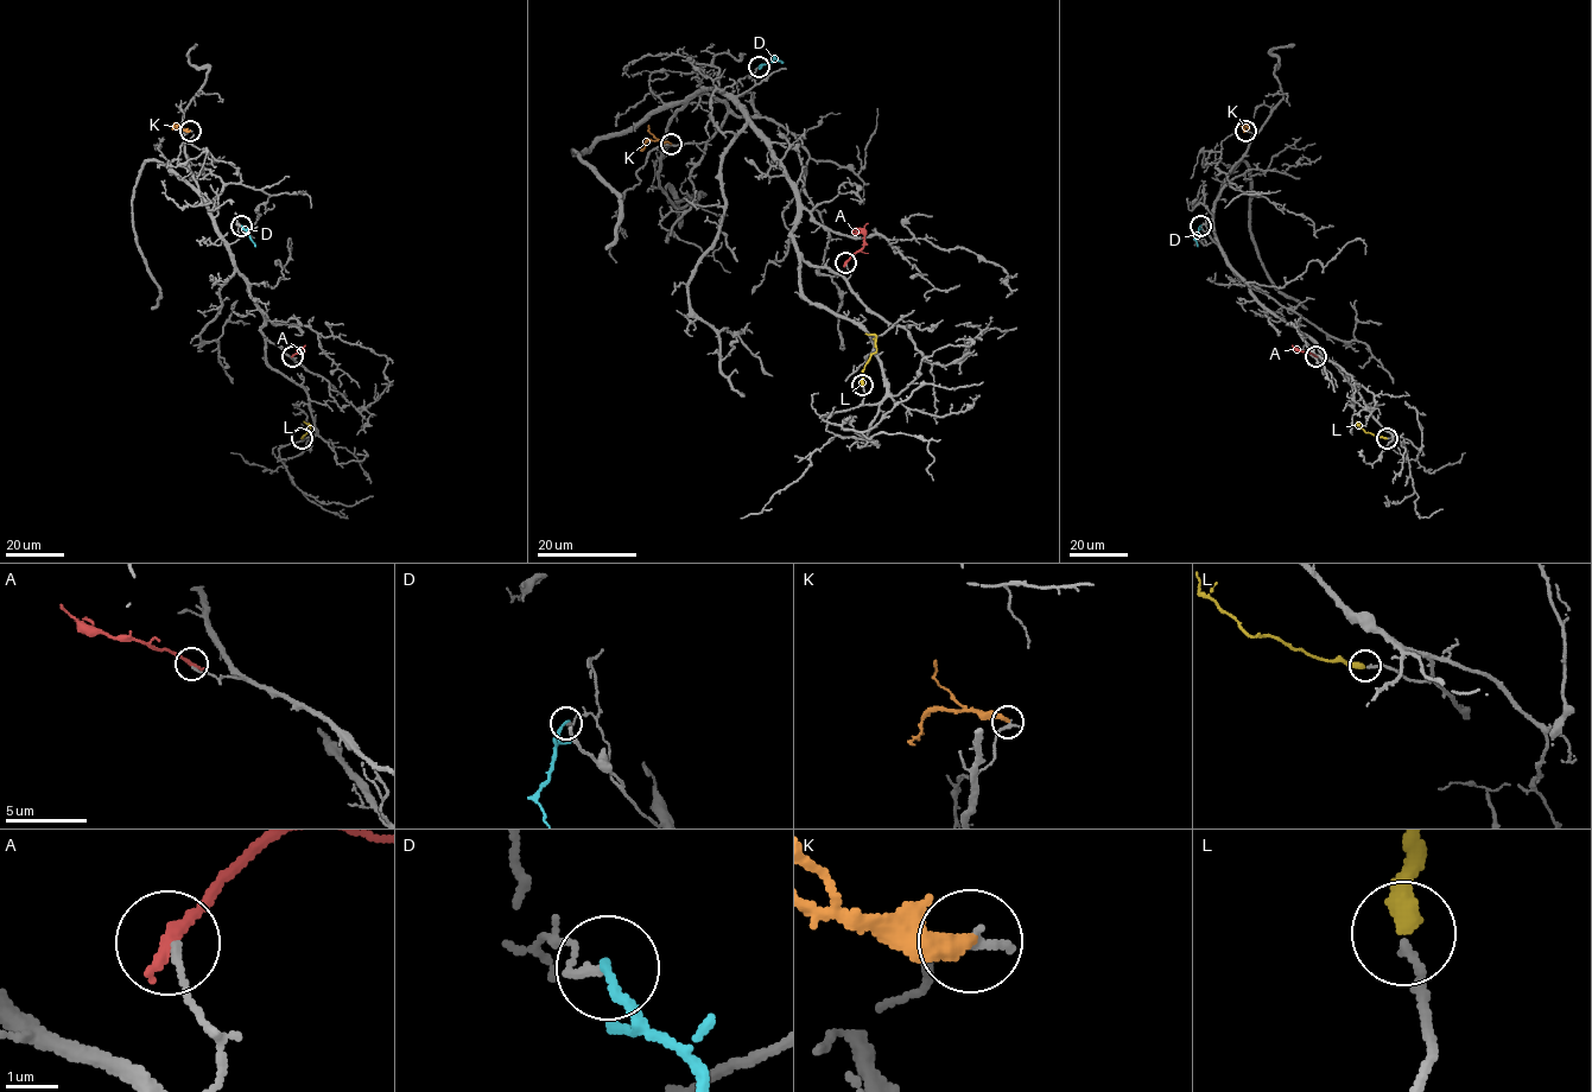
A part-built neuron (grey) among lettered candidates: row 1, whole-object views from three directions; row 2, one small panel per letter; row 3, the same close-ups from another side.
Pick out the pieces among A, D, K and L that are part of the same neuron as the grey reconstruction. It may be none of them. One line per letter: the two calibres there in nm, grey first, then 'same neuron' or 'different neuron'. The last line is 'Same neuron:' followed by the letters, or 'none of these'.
A: 100 nm thick on the grey side, 280 nm on the other; different neuron
D: 130 nm thick on the grey side, 180 nm on the other; different neuron
K: 240 nm thick on the grey side, 320 nm on the other; different neuron
L: 170 nm thick on the grey side, 400 nm on the other; same neuron
Same neuron: L

